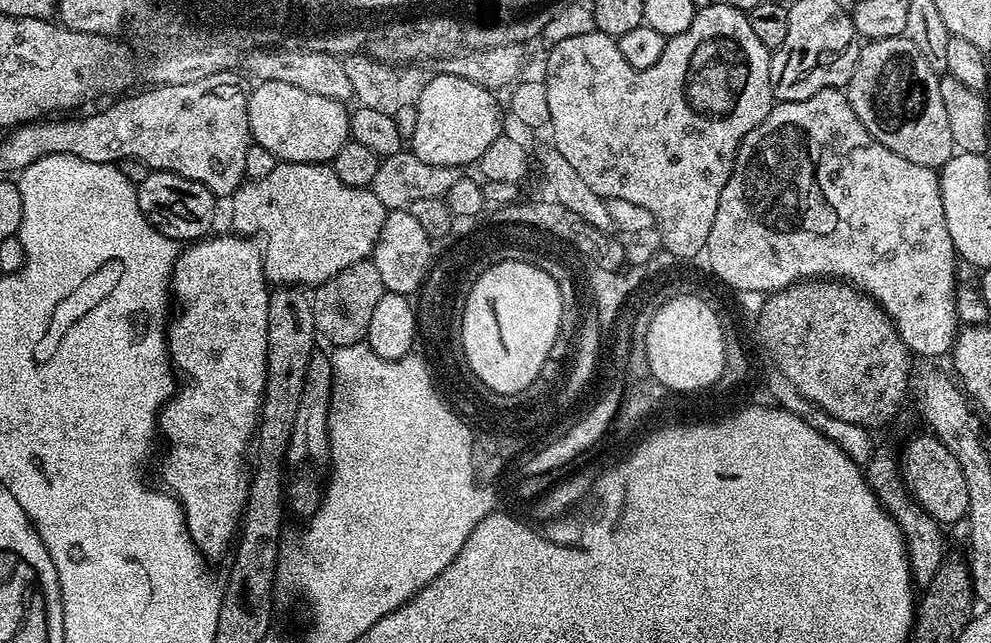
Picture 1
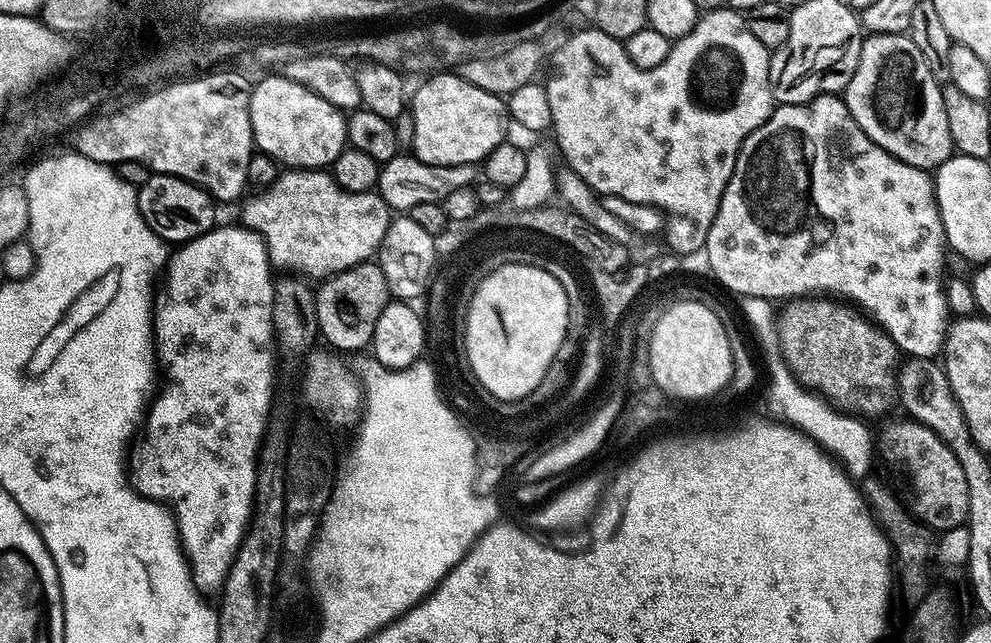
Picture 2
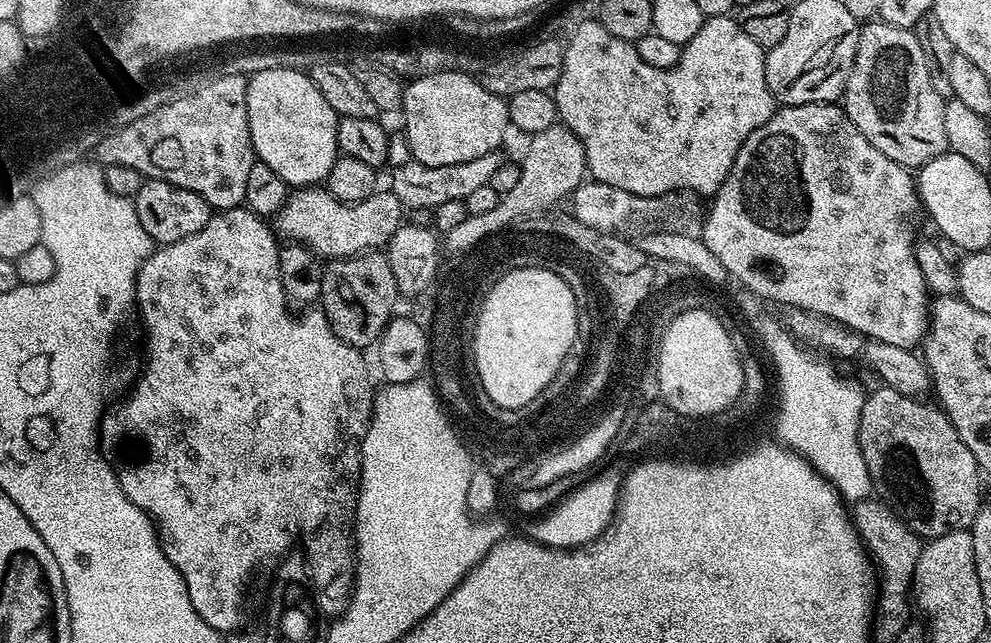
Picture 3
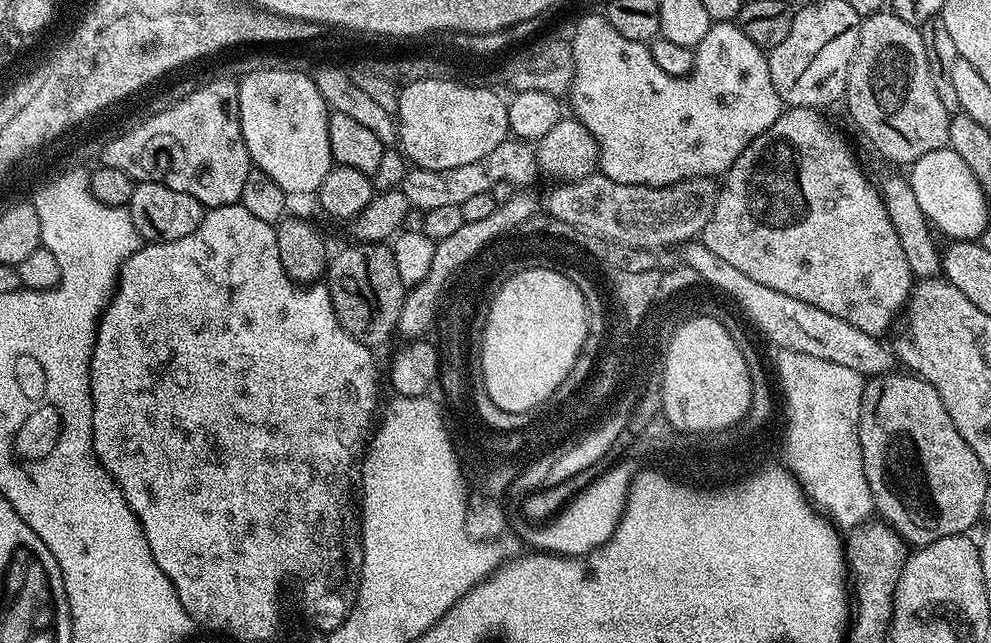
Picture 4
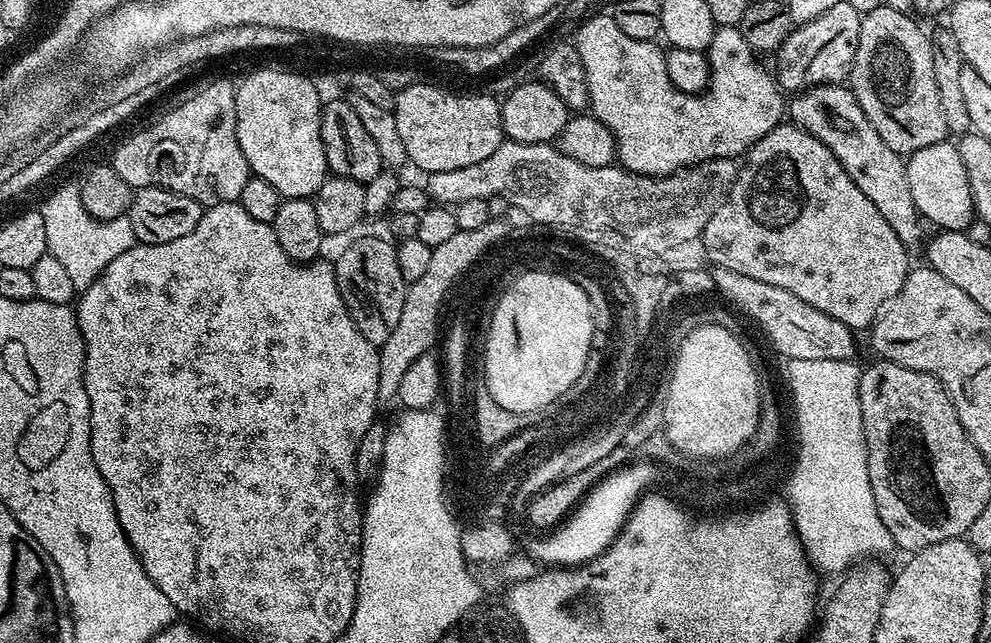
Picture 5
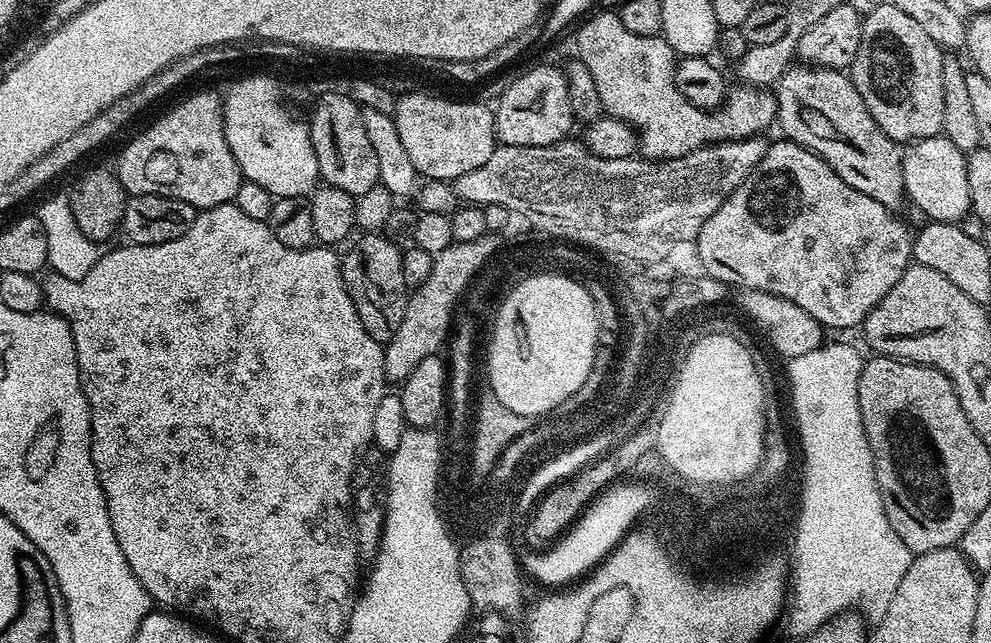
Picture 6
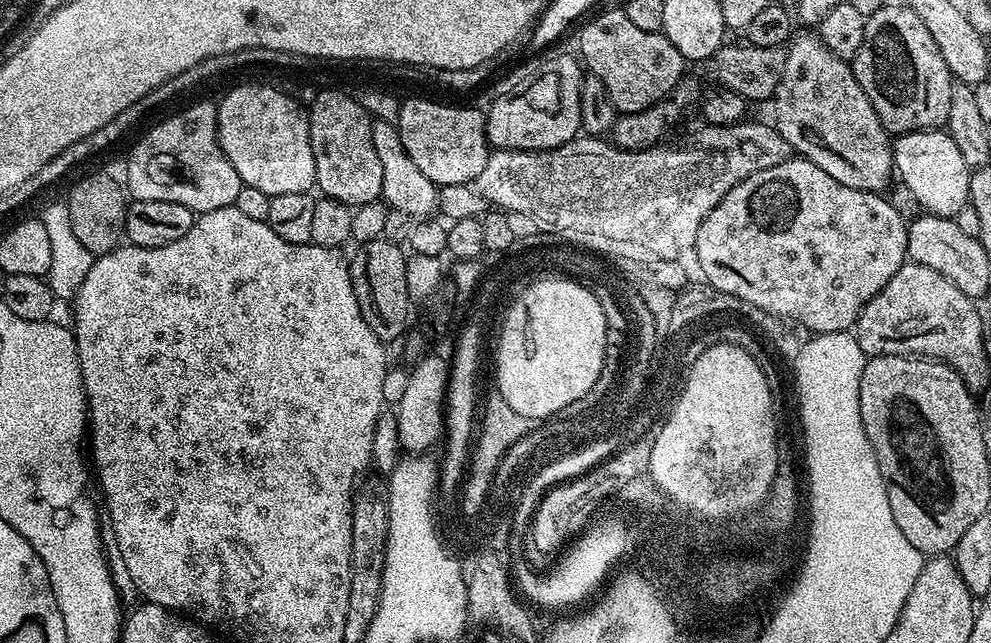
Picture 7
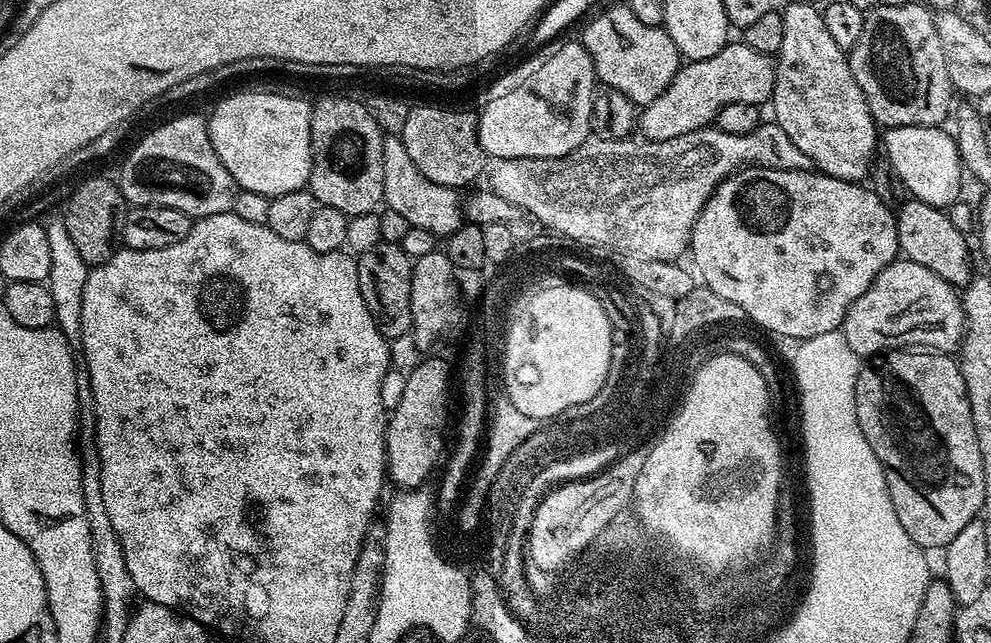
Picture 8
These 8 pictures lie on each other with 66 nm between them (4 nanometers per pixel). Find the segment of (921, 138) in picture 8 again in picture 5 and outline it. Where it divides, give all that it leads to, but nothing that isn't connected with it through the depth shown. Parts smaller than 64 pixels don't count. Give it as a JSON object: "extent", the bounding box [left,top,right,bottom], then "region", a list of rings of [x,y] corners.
{"extent":[907,143,974,232],"region":[[[948,143],[926,146],[907,157],[910,194],[914,194],[916,209],[929,225],[937,224],[937,229],[949,232],[962,232],[974,219],[970,182],[966,182],[966,170],[962,166],[956,144]]]}

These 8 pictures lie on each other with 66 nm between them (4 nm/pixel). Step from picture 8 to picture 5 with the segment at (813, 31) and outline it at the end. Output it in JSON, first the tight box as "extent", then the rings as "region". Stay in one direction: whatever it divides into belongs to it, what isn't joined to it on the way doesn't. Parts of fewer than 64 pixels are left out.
{"extent":[786,83,925,254],"region":[[[837,83],[809,88],[791,97],[786,112],[791,123],[798,128],[805,128],[832,151],[846,174],[850,174],[854,186],[858,186],[858,190],[862,190],[862,194],[866,194],[866,198],[878,206],[878,214],[882,214],[890,230],[898,234],[904,249],[910,254],[916,254],[919,248],[921,251],[925,225],[920,211],[916,209],[914,194],[910,194],[905,157],[890,150],[890,146],[878,138],[878,130],[874,130],[874,126],[870,126],[870,118],[862,114],[862,106],[858,106],[858,98],[852,93],[851,87]]]}

